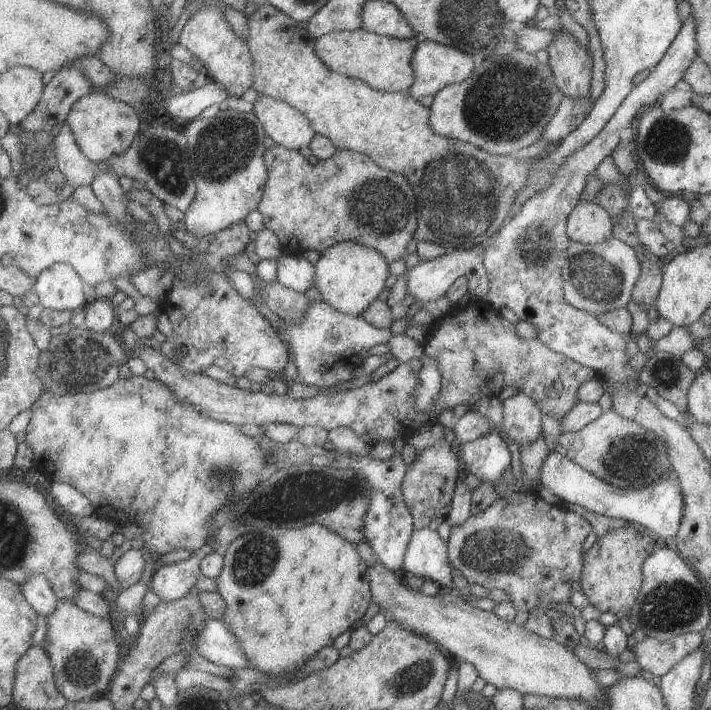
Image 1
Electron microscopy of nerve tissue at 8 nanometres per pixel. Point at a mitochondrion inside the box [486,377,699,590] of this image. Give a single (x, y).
(644, 472)

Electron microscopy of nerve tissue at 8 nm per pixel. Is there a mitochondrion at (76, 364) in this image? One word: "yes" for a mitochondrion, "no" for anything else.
yes

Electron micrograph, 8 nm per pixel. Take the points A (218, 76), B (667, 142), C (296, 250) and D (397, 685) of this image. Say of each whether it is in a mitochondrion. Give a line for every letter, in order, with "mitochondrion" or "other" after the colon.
A: other
B: mitochondrion
C: other
D: mitochondrion

